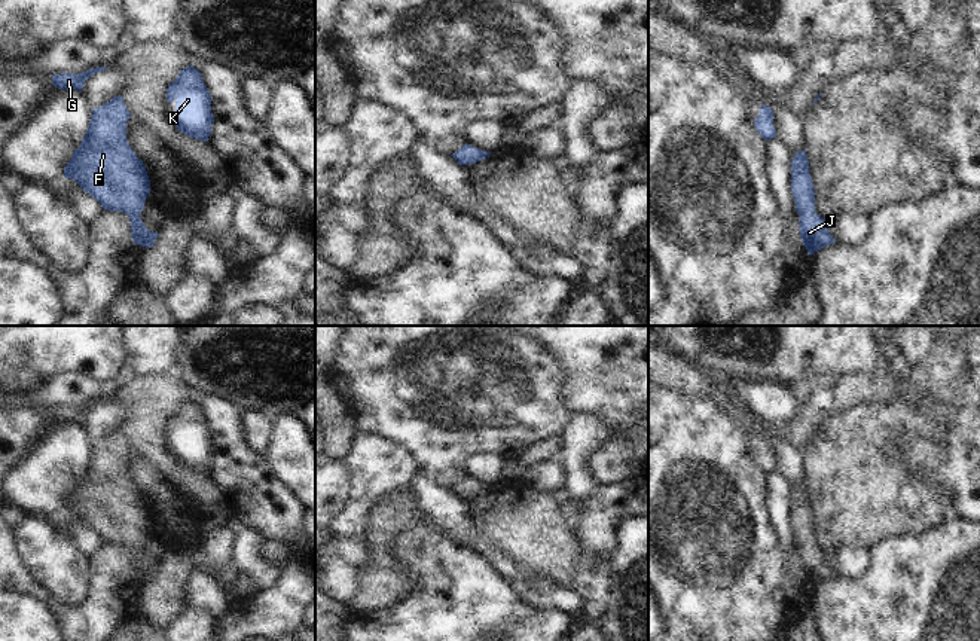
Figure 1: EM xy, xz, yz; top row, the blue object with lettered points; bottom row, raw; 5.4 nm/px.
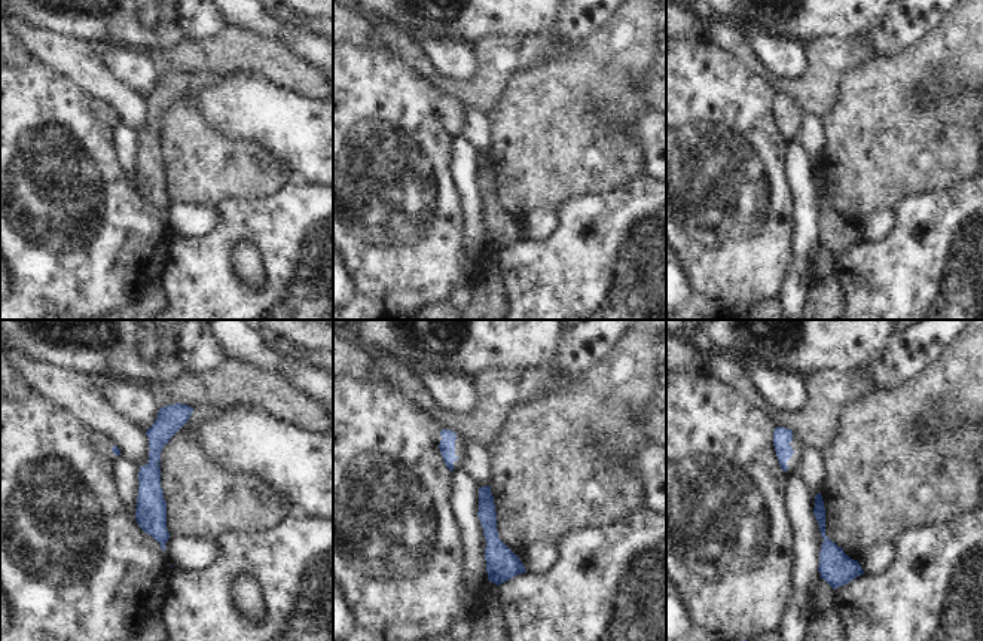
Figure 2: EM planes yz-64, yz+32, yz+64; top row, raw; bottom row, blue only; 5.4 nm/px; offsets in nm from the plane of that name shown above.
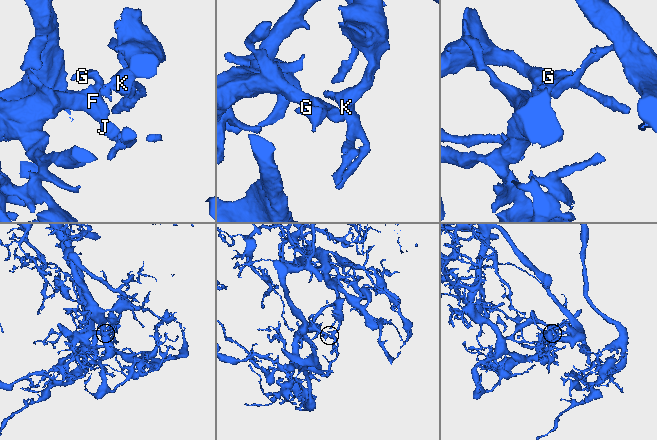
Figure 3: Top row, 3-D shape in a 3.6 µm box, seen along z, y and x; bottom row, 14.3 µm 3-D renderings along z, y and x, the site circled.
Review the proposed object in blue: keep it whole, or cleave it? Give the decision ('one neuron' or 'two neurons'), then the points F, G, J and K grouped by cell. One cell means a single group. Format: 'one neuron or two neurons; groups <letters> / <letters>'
one neuron; groups F G J K

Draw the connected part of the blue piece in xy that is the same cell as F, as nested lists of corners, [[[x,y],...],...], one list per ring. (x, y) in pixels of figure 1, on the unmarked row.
[[[122,428],[94,442],[80,480],[64,500],[64,510],[73,512],[104,543],[128,547],[134,579],[150,582],[159,567],[150,565],[140,550],[150,513],[126,473],[129,451]]]

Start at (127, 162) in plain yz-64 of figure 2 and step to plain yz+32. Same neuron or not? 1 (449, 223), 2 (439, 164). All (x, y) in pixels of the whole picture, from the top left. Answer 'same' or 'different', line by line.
1: different
2: different

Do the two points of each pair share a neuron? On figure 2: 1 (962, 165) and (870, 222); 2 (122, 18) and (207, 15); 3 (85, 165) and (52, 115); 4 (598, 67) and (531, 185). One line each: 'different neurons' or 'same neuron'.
1: different neurons
2: same neuron
3: same neuron
4: same neuron

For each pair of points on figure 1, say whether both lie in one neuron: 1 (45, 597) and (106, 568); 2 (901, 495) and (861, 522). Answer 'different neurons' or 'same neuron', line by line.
1: same neuron
2: same neuron

